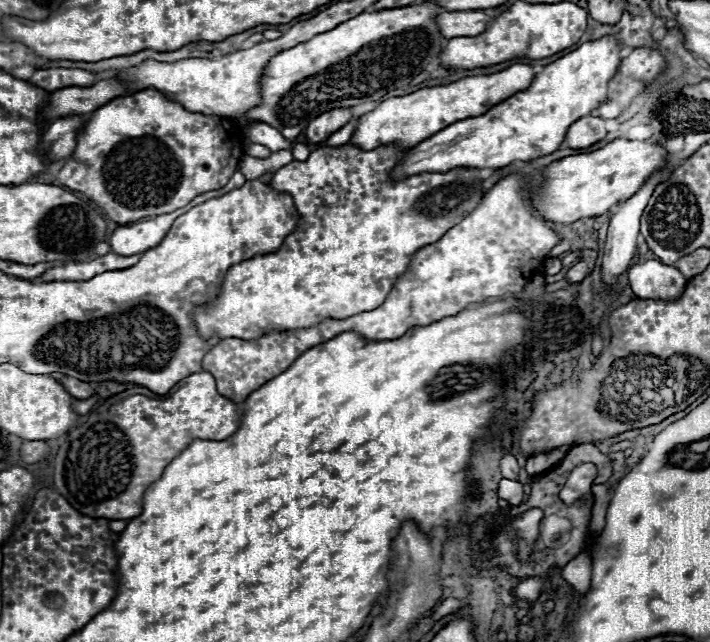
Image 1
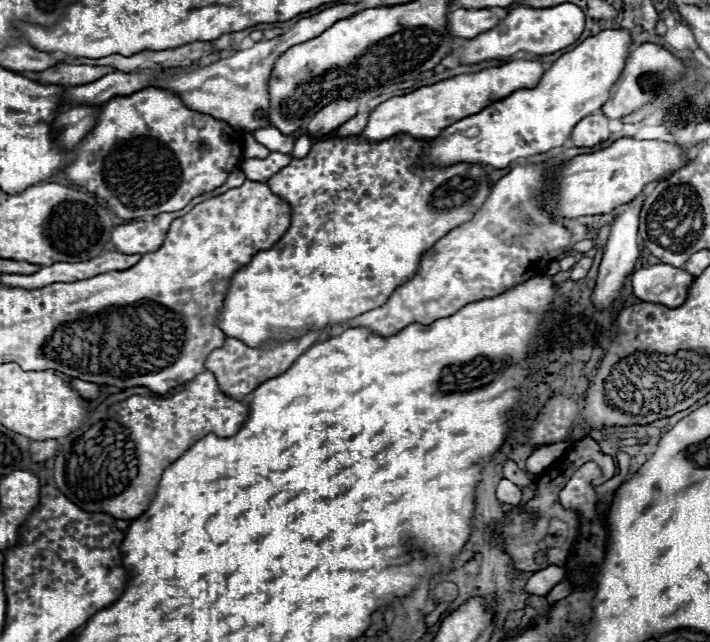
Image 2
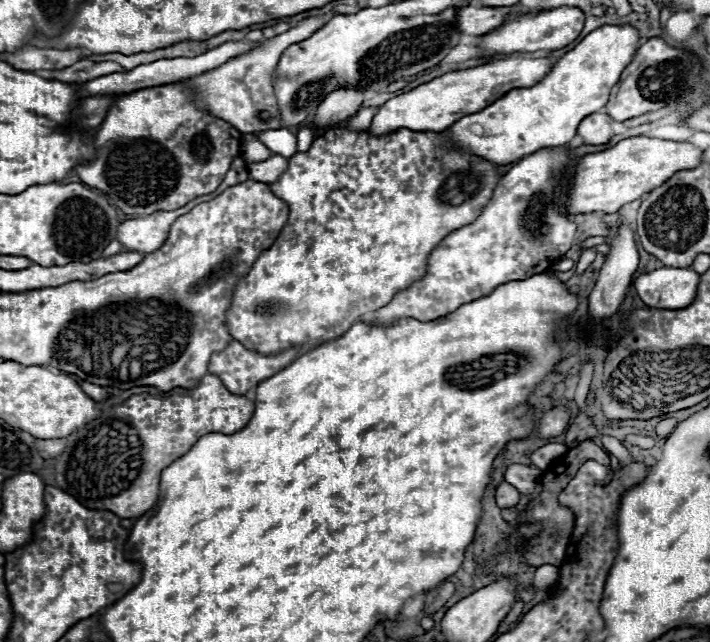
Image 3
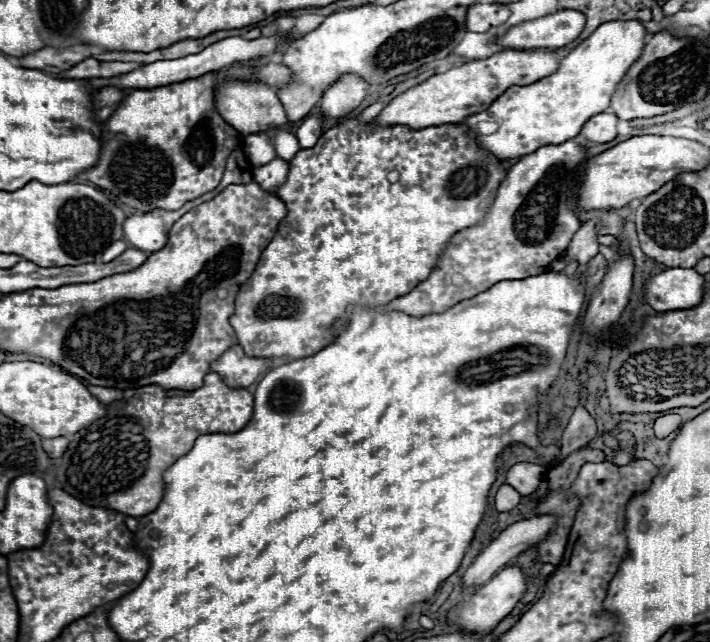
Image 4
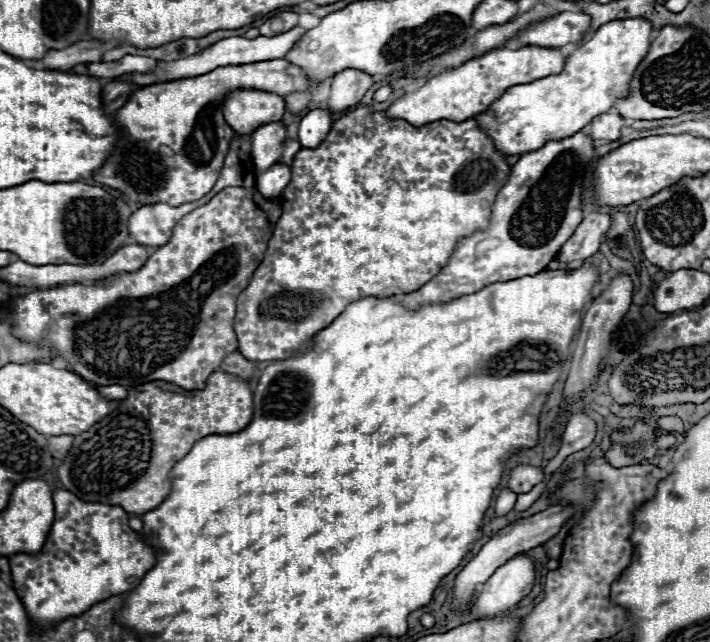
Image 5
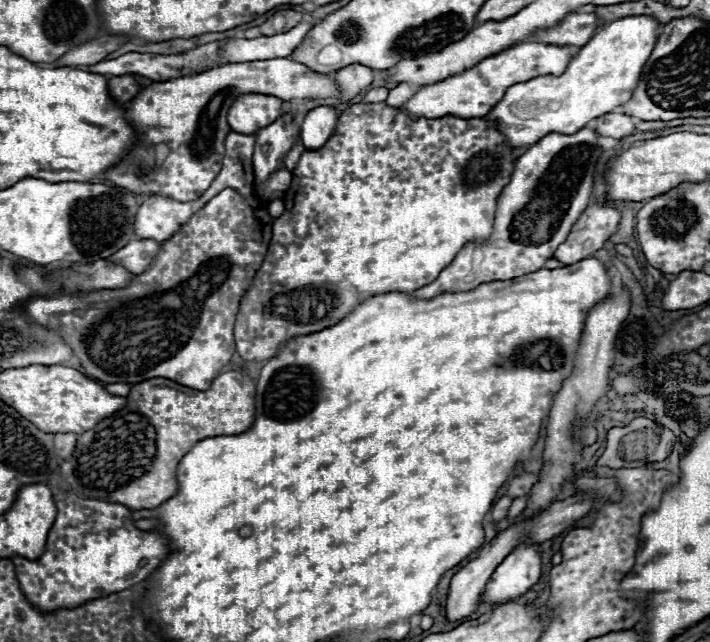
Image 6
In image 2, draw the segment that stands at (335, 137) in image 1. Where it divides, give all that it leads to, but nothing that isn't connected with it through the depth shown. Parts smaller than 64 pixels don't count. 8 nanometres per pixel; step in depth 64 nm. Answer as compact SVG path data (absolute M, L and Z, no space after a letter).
M356 114L354 118L350 118L348 122L344 122L338 130L336 136L338 138L348 138L348 136L358 136L364 130L364 124L368 120L368 114Z

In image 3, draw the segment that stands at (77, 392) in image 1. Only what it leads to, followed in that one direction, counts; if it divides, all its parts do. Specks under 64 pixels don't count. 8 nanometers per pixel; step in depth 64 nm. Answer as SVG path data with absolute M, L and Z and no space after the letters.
M78 382L78 384L80 384L80 388L82 388L82 390L92 398L92 400L96 400L96 402L104 400L106 392L104 392L102 386L96 386L96 384L90 384L90 382Z

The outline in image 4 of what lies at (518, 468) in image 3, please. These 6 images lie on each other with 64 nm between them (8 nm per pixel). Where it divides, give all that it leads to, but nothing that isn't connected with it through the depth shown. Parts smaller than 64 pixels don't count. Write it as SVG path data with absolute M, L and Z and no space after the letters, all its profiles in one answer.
M514 464L508 474L506 474L506 484L510 484L512 488L516 488L520 494L532 494L536 492L542 476L544 476L546 468L538 466L538 464Z

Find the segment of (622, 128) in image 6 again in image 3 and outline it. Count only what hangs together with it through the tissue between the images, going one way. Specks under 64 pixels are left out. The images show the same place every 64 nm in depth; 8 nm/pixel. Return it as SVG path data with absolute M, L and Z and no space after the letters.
M592 114L580 122L578 136L588 146L606 144L612 138L610 124L612 124L612 118L608 114Z

